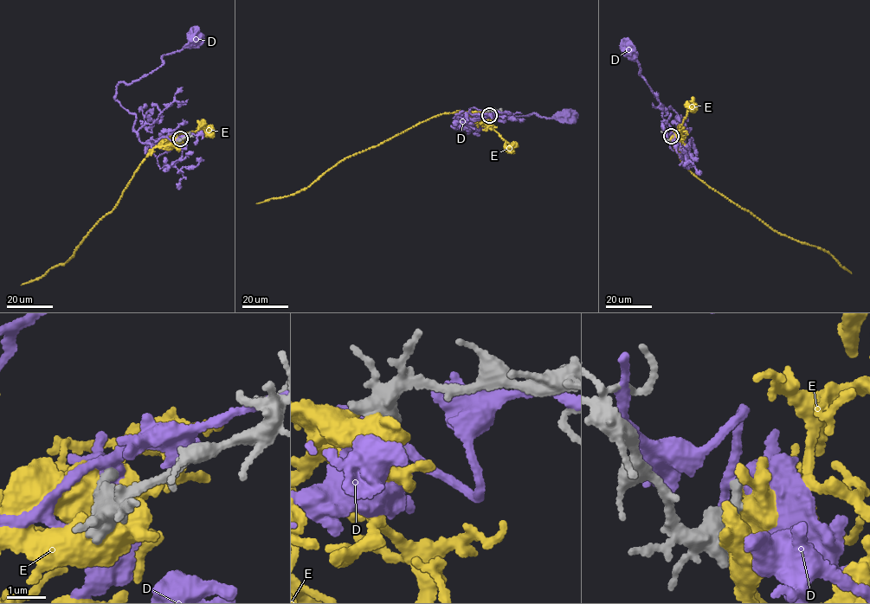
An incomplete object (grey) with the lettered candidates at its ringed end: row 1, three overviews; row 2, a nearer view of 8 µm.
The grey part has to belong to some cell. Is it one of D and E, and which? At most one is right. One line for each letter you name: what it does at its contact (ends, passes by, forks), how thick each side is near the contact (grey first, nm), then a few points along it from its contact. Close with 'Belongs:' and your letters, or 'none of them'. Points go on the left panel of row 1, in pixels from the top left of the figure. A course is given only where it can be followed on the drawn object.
Belongs: none of them

